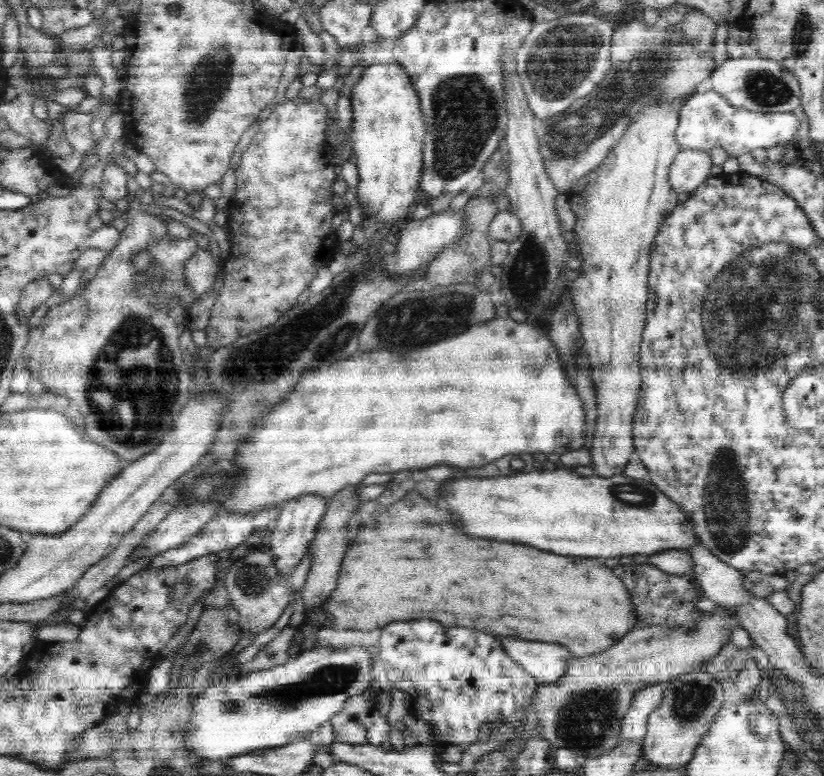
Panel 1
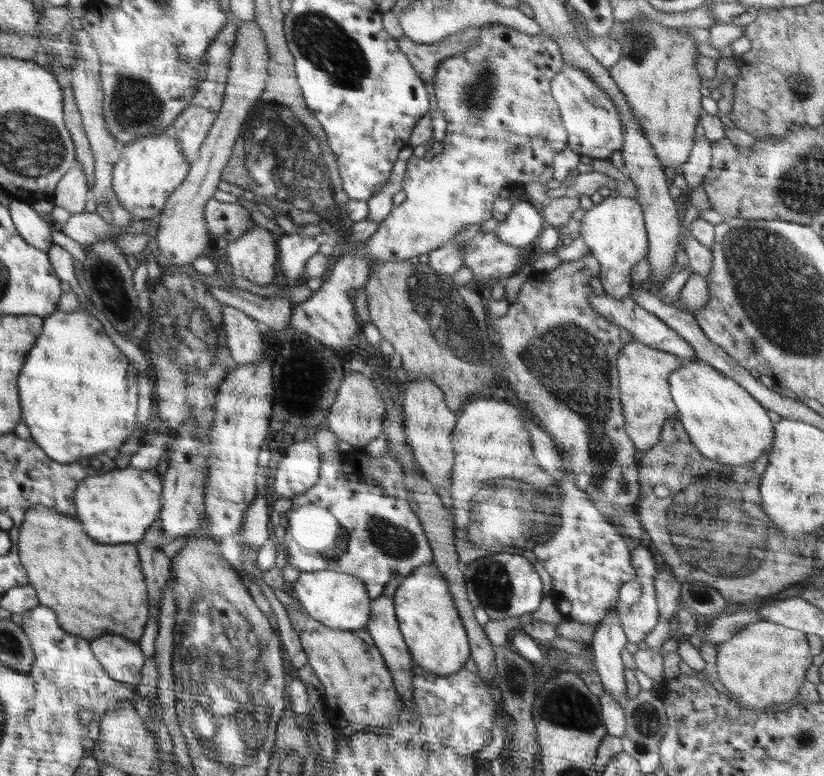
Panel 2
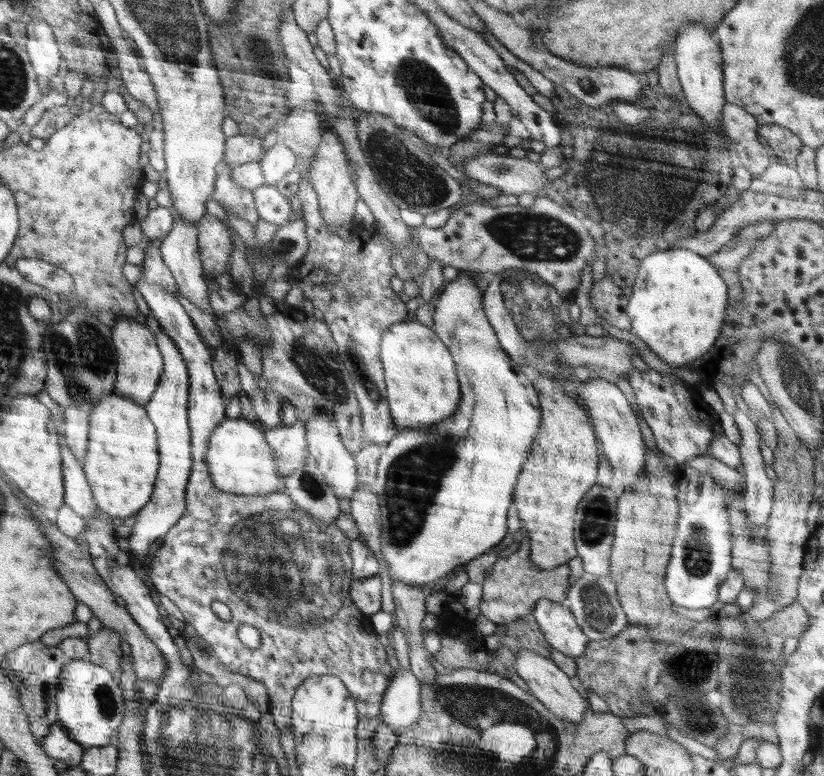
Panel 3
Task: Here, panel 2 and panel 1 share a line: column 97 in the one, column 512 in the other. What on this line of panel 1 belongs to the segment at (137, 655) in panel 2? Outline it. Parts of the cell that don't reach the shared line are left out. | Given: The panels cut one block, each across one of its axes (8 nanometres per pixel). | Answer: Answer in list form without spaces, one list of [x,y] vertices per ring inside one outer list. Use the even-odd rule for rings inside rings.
[[[501,638],[500,644],[540,685],[555,683],[574,661],[562,643]]]

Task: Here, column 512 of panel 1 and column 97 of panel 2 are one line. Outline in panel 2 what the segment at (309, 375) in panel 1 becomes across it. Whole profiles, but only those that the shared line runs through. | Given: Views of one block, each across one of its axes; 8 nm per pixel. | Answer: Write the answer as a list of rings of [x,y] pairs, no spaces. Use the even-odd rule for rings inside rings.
[[[58,310],[44,319],[42,340],[38,340],[34,352],[30,352],[30,360],[26,360],[17,380],[18,388],[22,388],[22,422],[28,426],[35,443],[62,464],[92,458],[92,454],[108,448],[118,448],[136,430],[136,368],[114,346],[98,319],[85,310]]]

